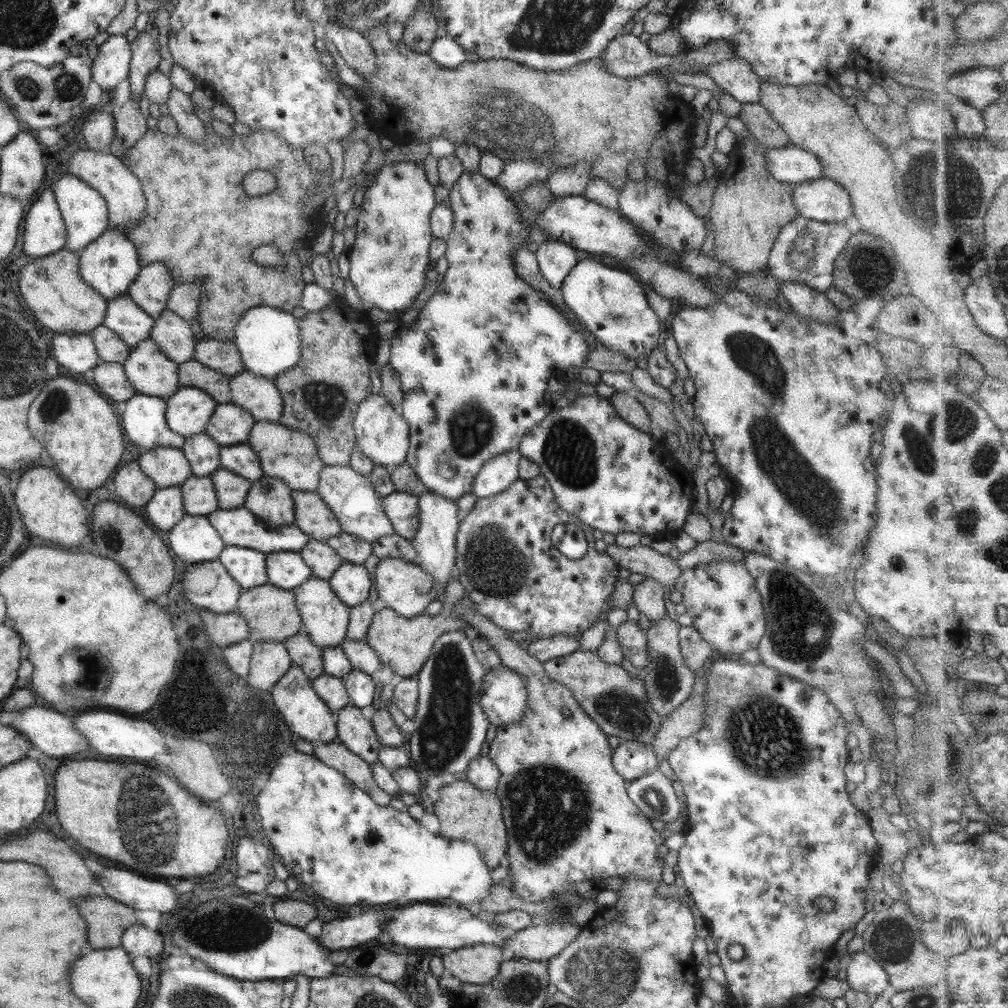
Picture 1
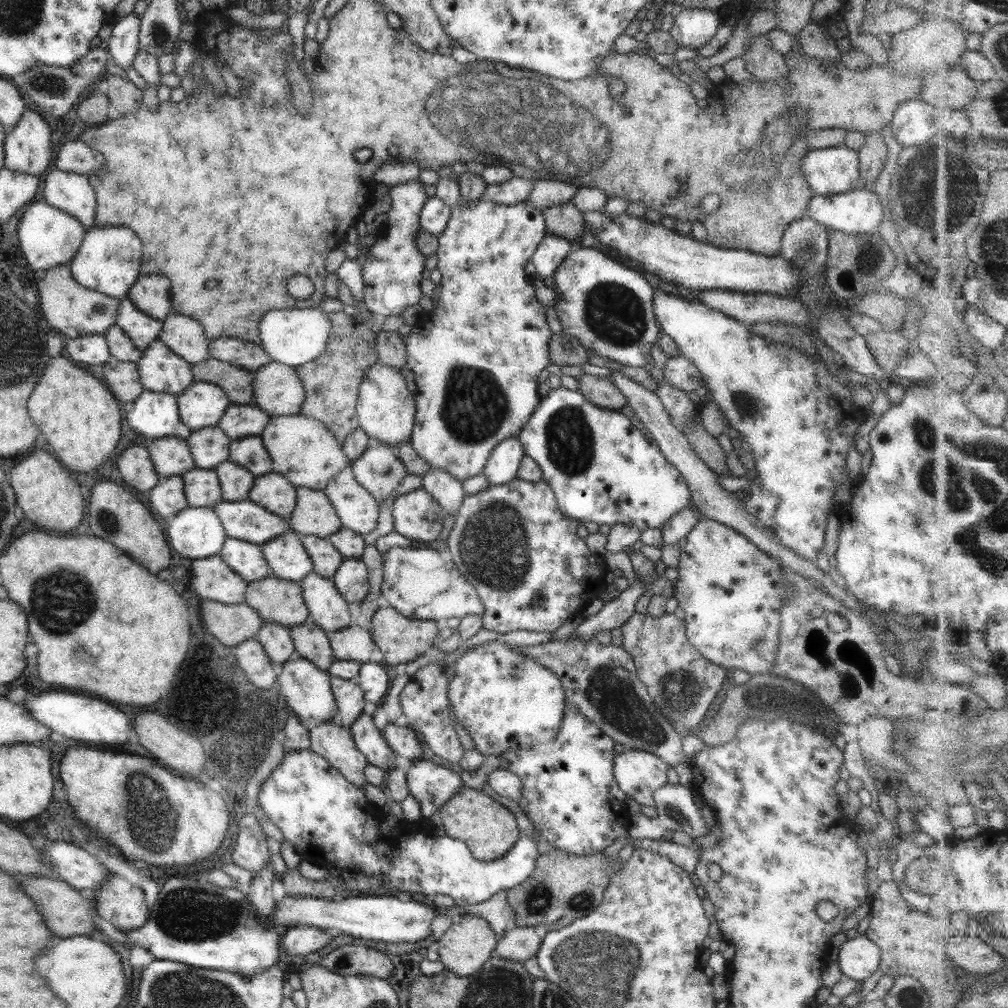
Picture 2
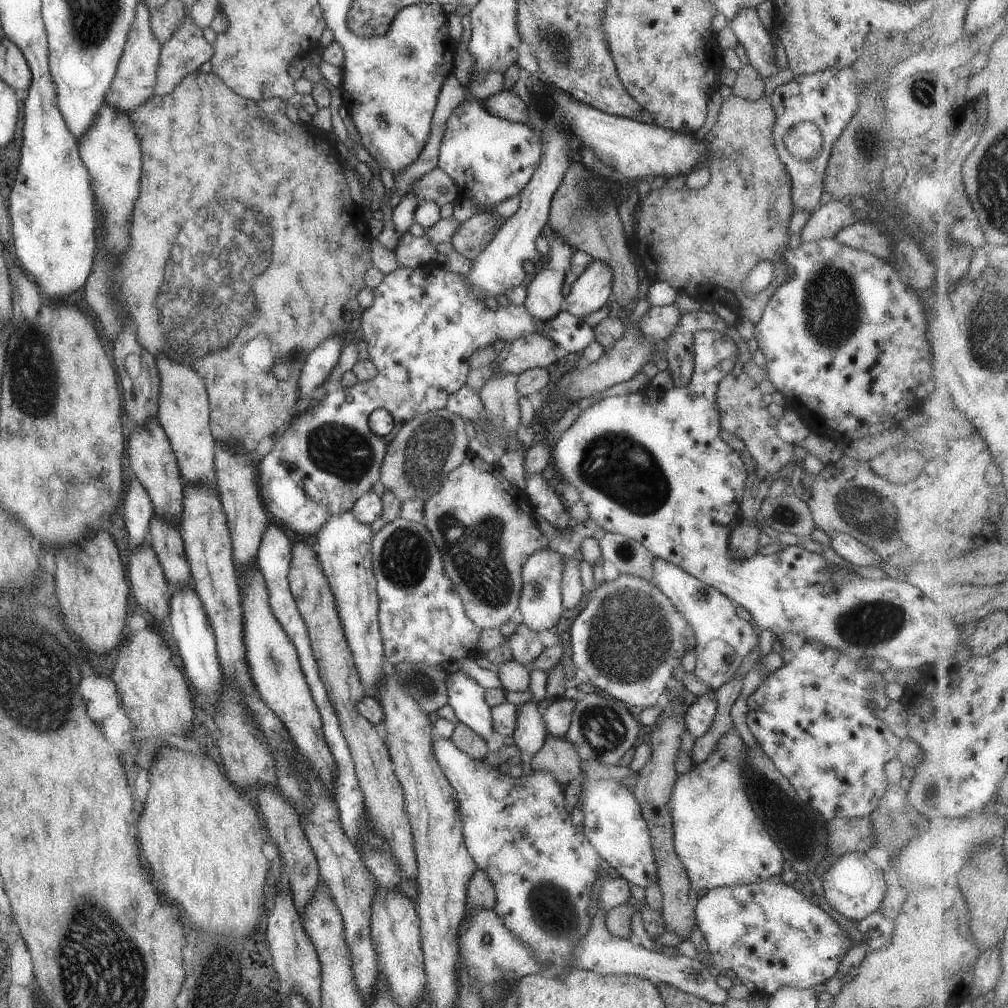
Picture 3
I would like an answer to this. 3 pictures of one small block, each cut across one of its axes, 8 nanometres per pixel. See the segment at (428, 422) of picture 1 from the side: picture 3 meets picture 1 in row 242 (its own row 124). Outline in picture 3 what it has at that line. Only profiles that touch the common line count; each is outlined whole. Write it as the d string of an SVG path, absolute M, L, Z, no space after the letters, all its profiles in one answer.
M473 99L470 102L463 101L459 103L454 111L450 114L448 118L445 134L443 135L441 146L439 149L439 164L438 167L452 178L453 182L456 182L458 186L459 192L457 199L467 199L472 198L472 202L476 202L476 206L478 206L479 213L492 211L493 208L511 197L515 197L517 195L521 195L522 190L528 185L530 182L530 178L536 172L536 168L540 166L540 160L542 160L542 154L544 154L544 144L542 143L542 136L538 136L534 133L534 129L528 123L522 124L522 122L513 122L508 121L507 119L500 119L499 117L494 116L494 114L490 114L484 106L482 106L482 100Z

